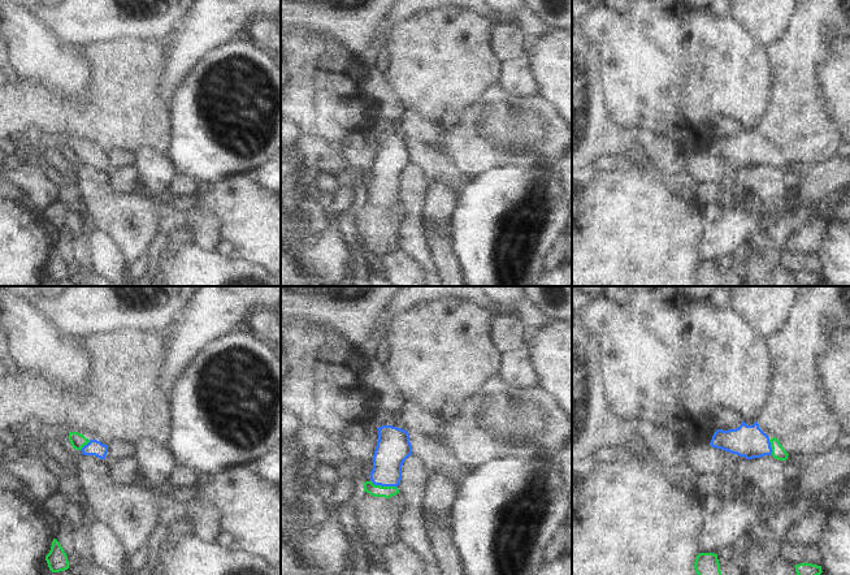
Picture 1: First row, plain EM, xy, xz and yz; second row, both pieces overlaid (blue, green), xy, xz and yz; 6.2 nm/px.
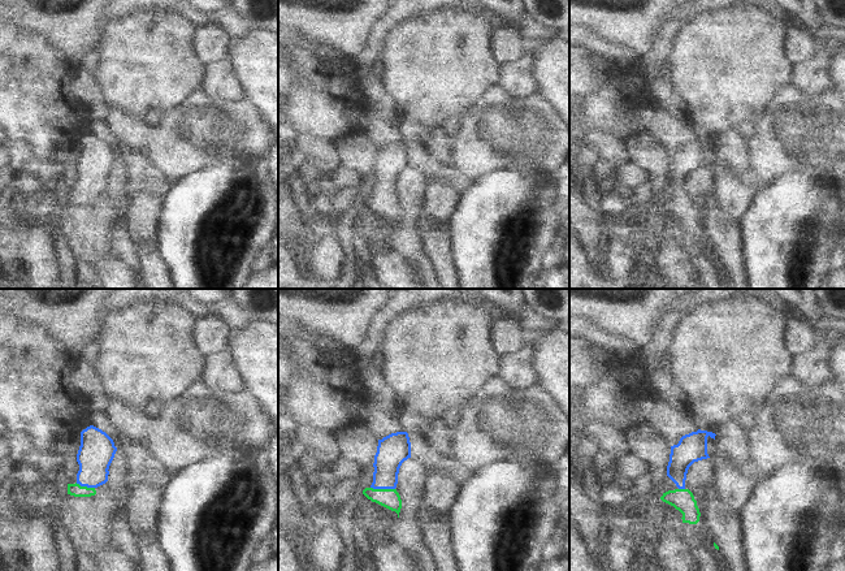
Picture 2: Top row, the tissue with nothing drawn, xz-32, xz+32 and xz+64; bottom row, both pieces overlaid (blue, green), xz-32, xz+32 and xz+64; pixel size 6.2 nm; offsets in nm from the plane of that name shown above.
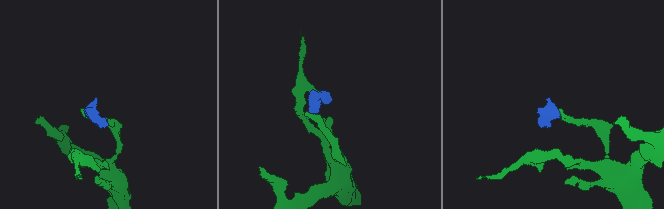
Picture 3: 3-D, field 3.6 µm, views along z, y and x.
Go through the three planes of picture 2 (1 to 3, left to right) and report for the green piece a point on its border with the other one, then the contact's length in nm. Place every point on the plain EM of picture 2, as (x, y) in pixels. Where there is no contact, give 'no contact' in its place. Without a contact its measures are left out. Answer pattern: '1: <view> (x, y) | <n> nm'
1: xz-32 (85, 194) | 120 nm
2: xz+32 (382, 197) | 150 nm
3: xz+64 (681, 197) | 40 nm

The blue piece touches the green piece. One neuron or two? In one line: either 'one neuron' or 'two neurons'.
one neuron

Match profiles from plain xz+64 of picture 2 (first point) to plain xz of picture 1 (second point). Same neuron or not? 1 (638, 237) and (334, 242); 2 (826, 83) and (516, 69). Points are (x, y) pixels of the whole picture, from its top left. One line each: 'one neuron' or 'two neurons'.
1: two neurons
2: one neuron

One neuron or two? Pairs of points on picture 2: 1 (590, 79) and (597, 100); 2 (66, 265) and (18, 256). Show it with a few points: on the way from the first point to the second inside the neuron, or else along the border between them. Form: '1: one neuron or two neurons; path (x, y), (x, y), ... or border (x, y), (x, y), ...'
1: two neurons; border (592, 60), (602, 77), (602, 83), (584, 98)
2: two neurons; border (51, 234), (61, 275)

